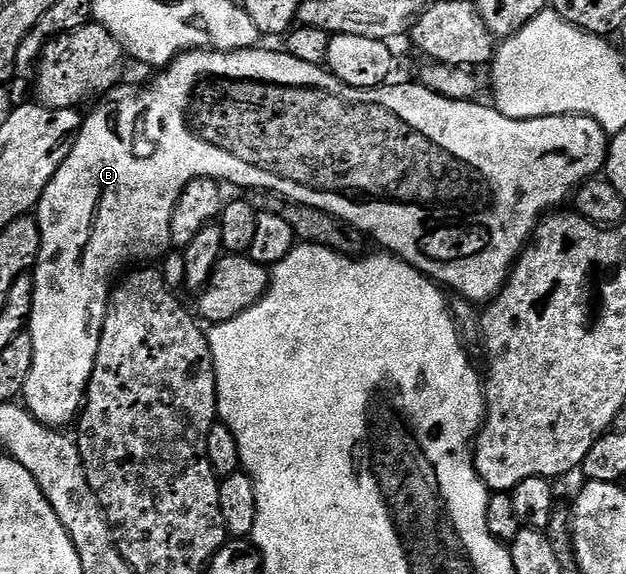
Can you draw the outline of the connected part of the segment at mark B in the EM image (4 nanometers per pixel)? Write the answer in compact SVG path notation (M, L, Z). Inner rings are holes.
M263 49L188 50L186 54L179 55L170 64L162 67L156 73L159 75L140 94L123 94L120 98L111 98L108 102L101 103L91 115L88 113L84 117L77 140L69 156L65 156L65 164L61 164L53 180L49 180L37 207L41 228L41 248L33 267L35 291L29 323L29 333L33 340L33 368L29 372L29 380L25 380L21 398L27 409L31 411L31 415L43 425L67 428L63 426L69 425L70 422L72 425L76 421L87 396L87 385L93 376L97 348L101 344L101 332L105 324L113 283L128 268L136 264L150 263L147 262L150 258L162 259L172 249L171 221L175 205L183 195L184 188L193 180L214 178L220 184L232 182L235 186L244 186L247 192L270 192L289 198L292 202L321 208L333 217L353 224L368 239L376 238L383 245L380 247L384 251L403 259L408 266L415 267L428 278L442 284L448 291L455 290L451 292L458 297L468 298L470 302L476 304L486 304L492 298L496 298L503 285L507 283L507 278L511 275L511 267L518 262L520 254L531 241L531 235L535 233L535 228L541 219L556 208L562 207L559 205L566 198L568 201L576 188L596 177L606 167L609 135L601 128L601 124L597 124L597 120L584 114L513 120L506 118L502 112L495 109L494 105L482 106L479 100L446 98L414 81L413 83L403 82L400 86L384 84L373 90L362 90L345 85L323 66L305 64L305 60L297 60L297 56L288 54L282 49L279 49L280 51Z

